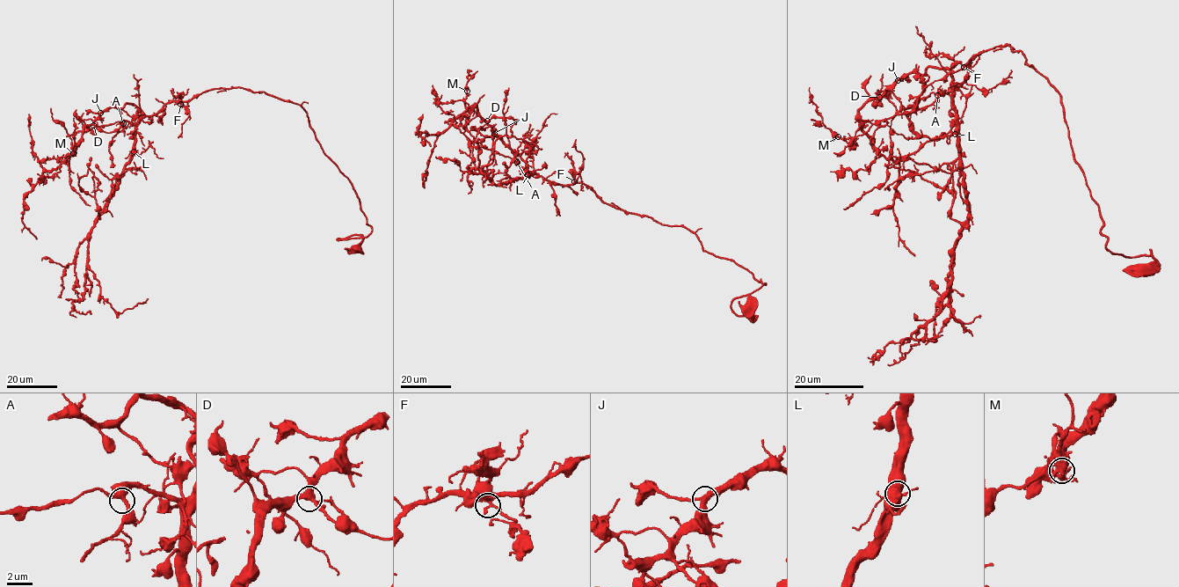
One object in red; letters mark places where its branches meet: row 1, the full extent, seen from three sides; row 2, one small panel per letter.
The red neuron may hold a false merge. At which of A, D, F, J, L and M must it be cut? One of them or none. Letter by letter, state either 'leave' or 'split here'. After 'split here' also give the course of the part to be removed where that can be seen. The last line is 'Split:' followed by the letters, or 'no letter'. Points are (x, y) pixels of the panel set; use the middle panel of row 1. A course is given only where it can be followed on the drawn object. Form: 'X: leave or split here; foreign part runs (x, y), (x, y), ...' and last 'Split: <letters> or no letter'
A: leave
D: leave
F: leave
J: leave
L: leave
M: leave
Split: no letter

